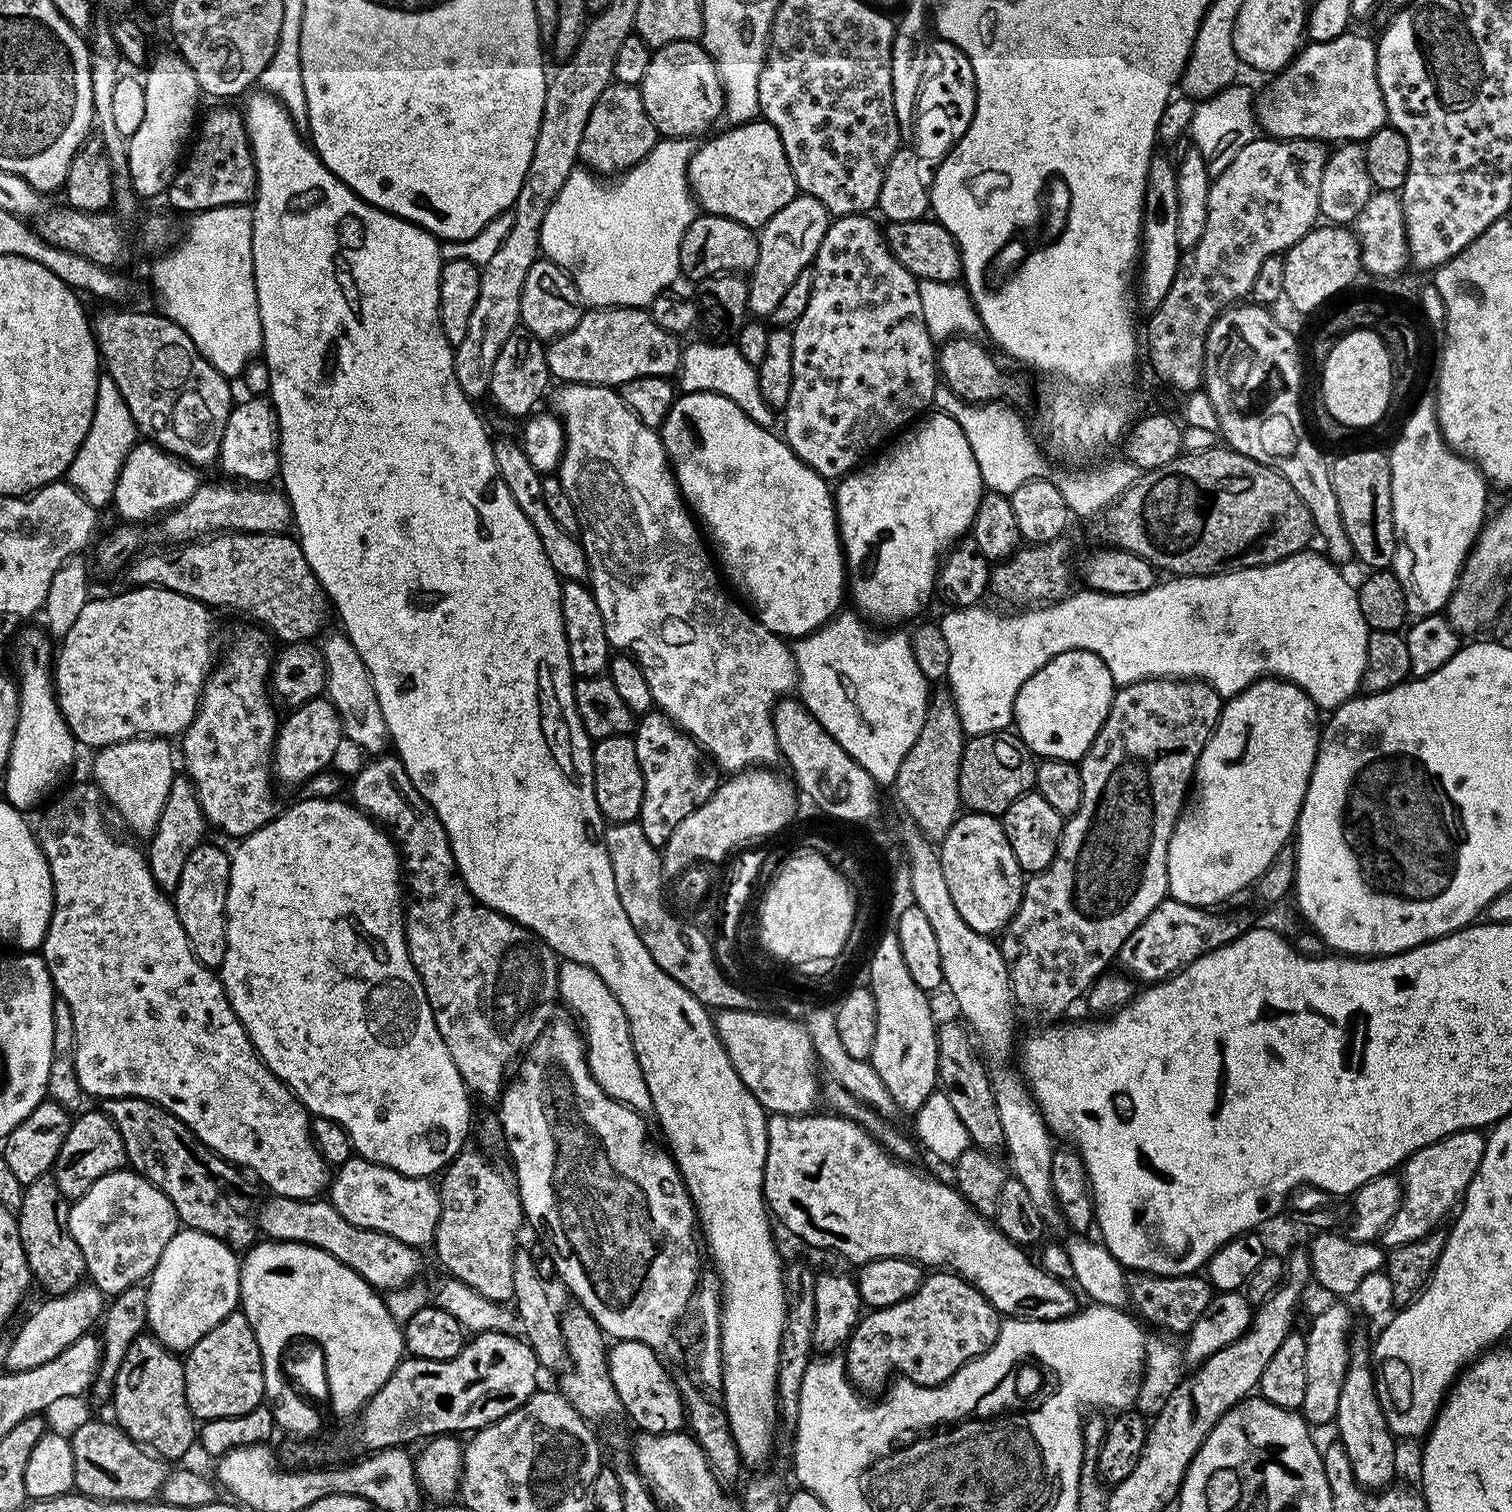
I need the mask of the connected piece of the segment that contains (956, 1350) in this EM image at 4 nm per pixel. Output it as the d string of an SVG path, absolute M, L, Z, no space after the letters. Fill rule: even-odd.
M936 1270L928 1275L921 1279L920 1287L913 1296L906 1297L902 1302L894 1302L894 1306L869 1311L852 1331L852 1337L846 1345L848 1353L843 1353L842 1359L848 1379L861 1393L879 1393L893 1379L892 1371L900 1372L896 1374L905 1380L912 1380L927 1388L937 1388L939 1384L951 1378L961 1366L986 1354L986 1350L990 1350L990 1346L996 1344L1002 1323L997 1305L993 1301L991 1304L974 1285L967 1284L960 1277L963 1275L955 1271Z

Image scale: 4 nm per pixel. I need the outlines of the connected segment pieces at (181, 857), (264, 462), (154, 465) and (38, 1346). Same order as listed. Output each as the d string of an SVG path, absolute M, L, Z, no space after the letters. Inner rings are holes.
M177 775L170 786L170 794L166 794L166 804L162 806L158 824L146 840L148 869L161 892L175 893L178 878L182 878L182 866L186 866L186 858L190 858L192 851L205 839L204 828L206 829L206 821L202 806L191 780L187 775Z
M247 397L248 400L235 403L232 407L230 418L227 419L226 429L223 431L222 446L218 457L219 467L223 470L250 484L268 484L279 475L280 453L278 449L278 432L276 429L274 409L271 401L265 397Z
M137 441L135 447L124 459L122 486L117 487L114 497L114 509L124 522L152 520L163 517L181 504L190 500L194 493L192 484L193 469L170 455L153 441ZM156 516L156 517L155 517Z
M81 1283L74 1291L64 1295L47 1297L19 1328L7 1354L6 1364L16 1374L24 1370L42 1366L56 1358L71 1342L87 1335L87 1332L99 1321L106 1306L106 1297L95 1284Z

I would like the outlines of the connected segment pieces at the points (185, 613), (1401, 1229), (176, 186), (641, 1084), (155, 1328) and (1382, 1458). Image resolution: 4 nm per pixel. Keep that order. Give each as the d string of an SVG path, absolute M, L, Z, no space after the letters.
M132 586L129 592L120 592L117 596L104 596L101 600L89 599L82 608L81 614L75 619L70 632L59 641L58 651L54 656L54 683L57 706L67 709L72 702L88 702L88 744L92 750L99 750L106 745L121 744L137 738L173 738L181 735L188 728L190 722L200 710L200 691L204 682L209 679L217 659L216 652L216 624L212 621L213 609L208 605L198 602L194 598L186 598L174 590L154 588L151 586Z
M1467 1128L1430 1146L1422 1146L1422 1150L1418 1150L1404 1161L1404 1197L1394 1218L1390 1218L1384 1232L1378 1237L1379 1243L1385 1249L1406 1246L1406 1242L1418 1242L1418 1238L1437 1231L1441 1227L1440 1223L1448 1215L1453 1215L1454 1209L1463 1201L1464 1192L1470 1186L1474 1174L1478 1174L1478 1166L1482 1166L1485 1139L1483 1131Z
M218 108L210 111L206 118L201 119L198 126L196 140L192 150L189 149L189 158L177 169L175 178L169 184L167 197L176 198L180 208L203 210L206 208L220 208L222 205L242 204L250 206L256 197L256 164L252 156L252 147L248 132L245 130L243 115L236 109Z
M561 959L558 964L558 996L564 1004L580 1019L584 1051L588 1053L588 1069L606 1090L606 1094L615 1100L636 1102L632 1100L648 1100L646 1078L642 1078L642 1070L638 1066L638 1058L634 1054L634 1046L630 1038L630 1026L626 1022L626 1014L610 994L610 986L590 970L590 966L582 966L582 962Z
M191 1230L177 1231L147 1281L147 1331L171 1352L187 1354L218 1322L237 1311L240 1303L240 1266L237 1253L223 1240Z
M1353 1335L1348 1350L1346 1382L1342 1382L1339 1414L1336 1419L1340 1443L1350 1460L1354 1478L1369 1490L1383 1490L1393 1483L1396 1476L1396 1438L1389 1430L1376 1393L1376 1377L1372 1375L1370 1340Z

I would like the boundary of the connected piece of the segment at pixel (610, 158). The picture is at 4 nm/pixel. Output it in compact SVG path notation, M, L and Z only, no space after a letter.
M611 83L602 91L587 119L580 146L579 163L601 178L616 178L630 171L655 146L658 133L646 114L642 94L635 84Z

